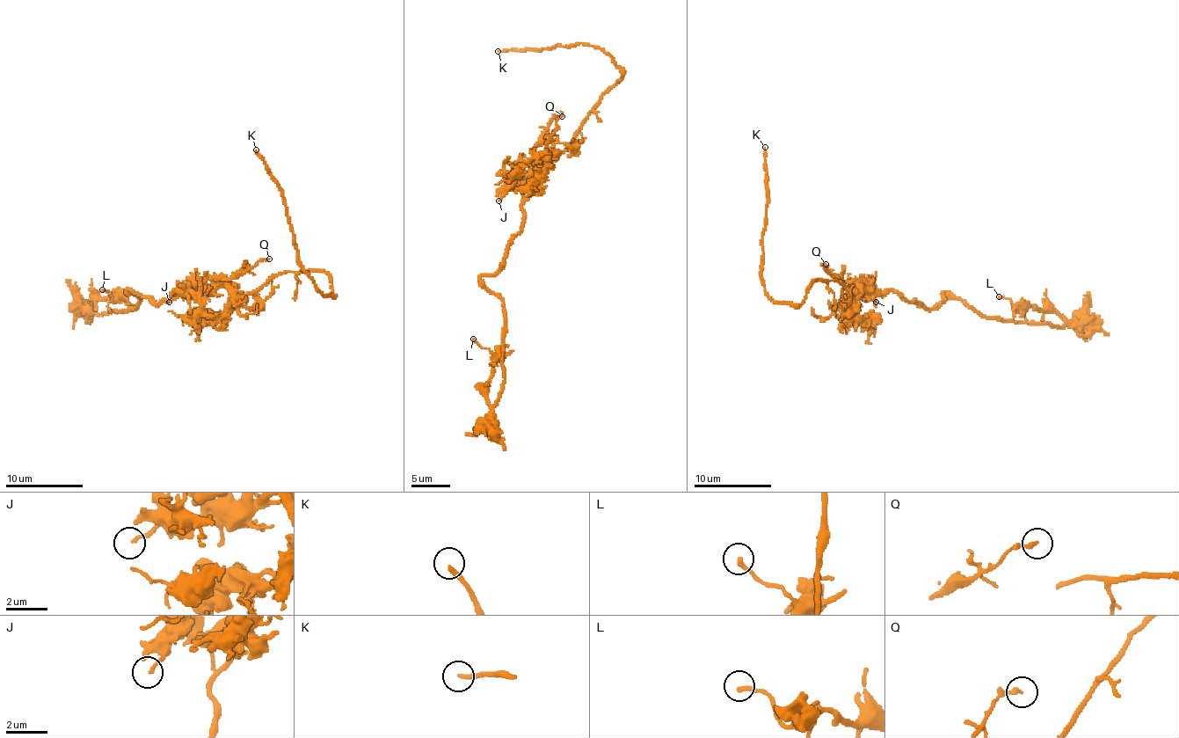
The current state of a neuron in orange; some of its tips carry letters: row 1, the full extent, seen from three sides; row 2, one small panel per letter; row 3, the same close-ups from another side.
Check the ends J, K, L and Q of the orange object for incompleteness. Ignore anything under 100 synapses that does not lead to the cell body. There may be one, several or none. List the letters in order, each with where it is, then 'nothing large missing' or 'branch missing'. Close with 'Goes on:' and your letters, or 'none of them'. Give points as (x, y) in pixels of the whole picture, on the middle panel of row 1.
J: at (498, 200); nothing large missing
K: at (498, 51); branch missing
L: at (473, 339); nothing large missing
Q: at (562, 116); nothing large missing
Goes on: K

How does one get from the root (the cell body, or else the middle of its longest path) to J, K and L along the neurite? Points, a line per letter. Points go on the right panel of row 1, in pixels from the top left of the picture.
J: (870, 293), (862, 288), (858, 306), (842, 317), (847, 313), (845, 303), (854, 295), (869, 293), (876, 302)
K: (870, 293), (862, 288), (854, 301), (837, 281), (821, 280), (800, 304), (768, 295), (760, 272), (765, 147)
L: (870, 293), (897, 290), (930, 310), (950, 293), (986, 317), (1065, 322), (1031, 306), (1016, 310), (999, 296)

